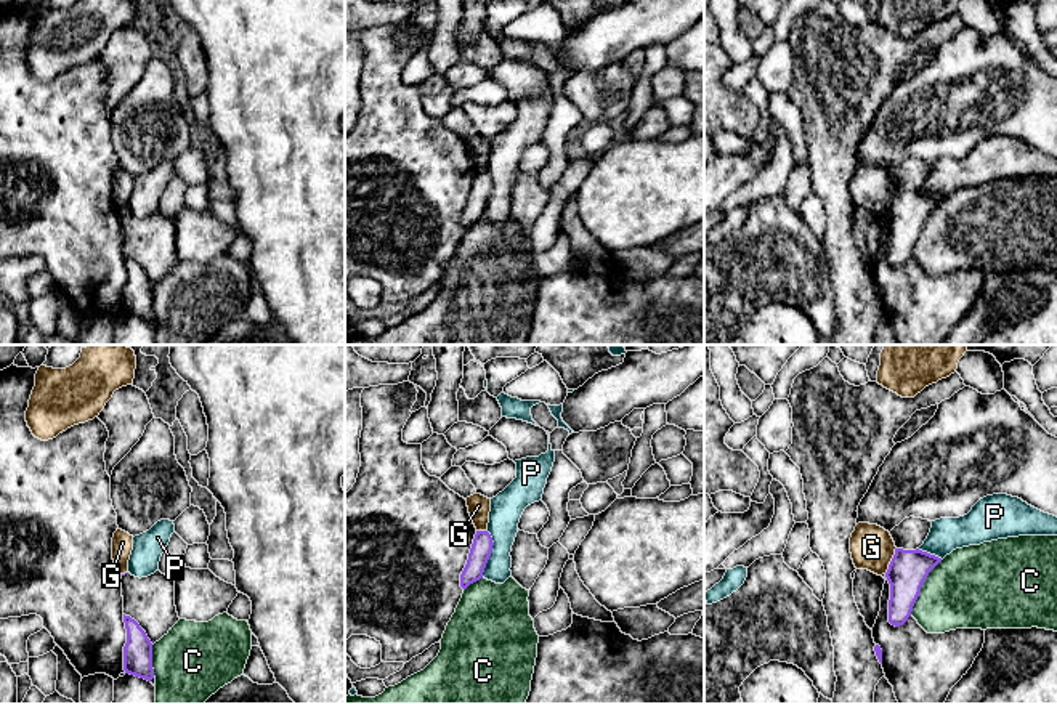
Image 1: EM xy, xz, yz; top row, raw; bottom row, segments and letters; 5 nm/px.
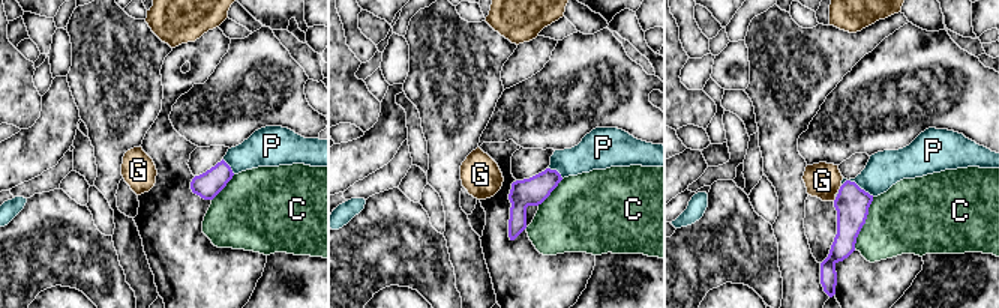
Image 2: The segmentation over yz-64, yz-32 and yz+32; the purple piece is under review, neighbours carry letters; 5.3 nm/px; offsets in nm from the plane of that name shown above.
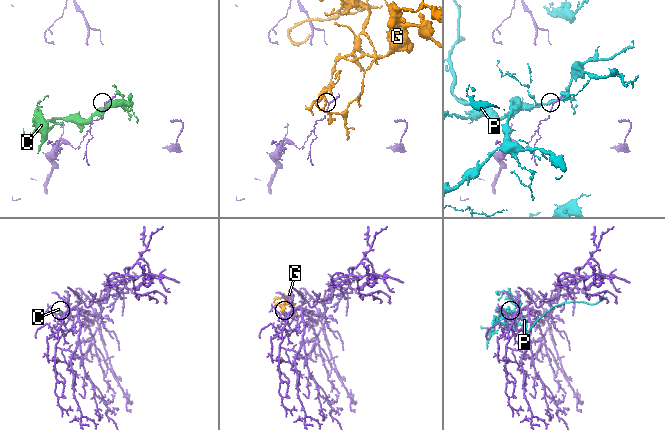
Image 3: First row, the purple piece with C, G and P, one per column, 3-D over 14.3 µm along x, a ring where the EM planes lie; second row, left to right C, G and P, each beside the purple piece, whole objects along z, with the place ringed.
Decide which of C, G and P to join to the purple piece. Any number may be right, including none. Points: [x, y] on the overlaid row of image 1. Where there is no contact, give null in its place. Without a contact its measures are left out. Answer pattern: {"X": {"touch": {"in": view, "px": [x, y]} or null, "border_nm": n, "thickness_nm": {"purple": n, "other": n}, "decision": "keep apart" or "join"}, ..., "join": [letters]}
{"C": {"touch": {"in": "yz", "px": [921, 586]}, "border_nm": 320, "thickness_nm": {"purple": 200, "other": 400}, "decision": "keep apart"}, "G": {"touch": {"in": "yz", "px": [892, 560]}, "border_nm": 150, "thickness_nm": {"purple": 200, "other": 220}, "decision": "keep apart"}, "P": {"touch": {"in": "xz", "px": [490, 554]}, "border_nm": 240, "thickness_nm": {"purple": 110, "other": 160}, "decision": "keep apart"}, "join": []}

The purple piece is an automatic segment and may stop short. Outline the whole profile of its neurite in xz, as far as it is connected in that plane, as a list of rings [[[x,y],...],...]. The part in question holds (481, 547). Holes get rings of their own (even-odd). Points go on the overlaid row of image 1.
[[[476,531],[467,564],[460,574],[460,587],[465,590],[470,584],[483,577],[486,563],[492,552],[492,537],[488,531]]]

